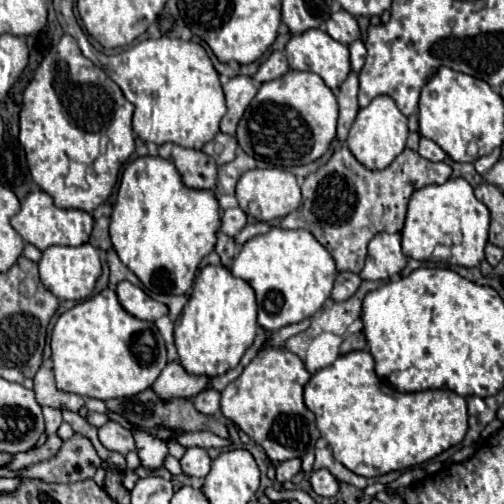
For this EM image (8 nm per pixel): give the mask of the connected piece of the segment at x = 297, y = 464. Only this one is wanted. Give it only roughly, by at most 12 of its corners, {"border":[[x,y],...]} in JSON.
{"border":[[300,458],[286,460],[276,466],[276,480],[280,484],[300,472]]}

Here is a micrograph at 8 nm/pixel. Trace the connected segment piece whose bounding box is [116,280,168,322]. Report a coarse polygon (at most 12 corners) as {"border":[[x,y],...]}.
{"border":[[130,282],[118,284],[124,310],[140,320],[158,320],[168,306]]}

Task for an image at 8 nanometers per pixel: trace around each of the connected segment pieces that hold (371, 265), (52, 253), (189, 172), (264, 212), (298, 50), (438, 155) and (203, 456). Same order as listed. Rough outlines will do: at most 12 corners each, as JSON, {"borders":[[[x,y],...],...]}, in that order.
{"borders":[[[400,234],[368,242],[362,280],[388,280],[406,266]],[[92,244],[50,246],[40,282],[60,300],[84,300],[102,274]],[[158,146],[186,186],[216,188],[218,166],[204,152]],[[280,168],[248,170],[240,208],[272,222],[294,212],[300,186]],[[320,28],[288,40],[292,70],[316,72],[328,88],[350,74],[348,46]],[[420,140],[418,154],[426,160],[440,162],[446,158],[436,142]],[[188,448],[182,474],[204,478],[212,460],[204,448]]]}

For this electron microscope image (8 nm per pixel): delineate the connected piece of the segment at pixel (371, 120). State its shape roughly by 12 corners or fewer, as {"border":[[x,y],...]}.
{"border":[[390,96],[358,112],[348,146],[384,170],[406,148],[406,116]]}

